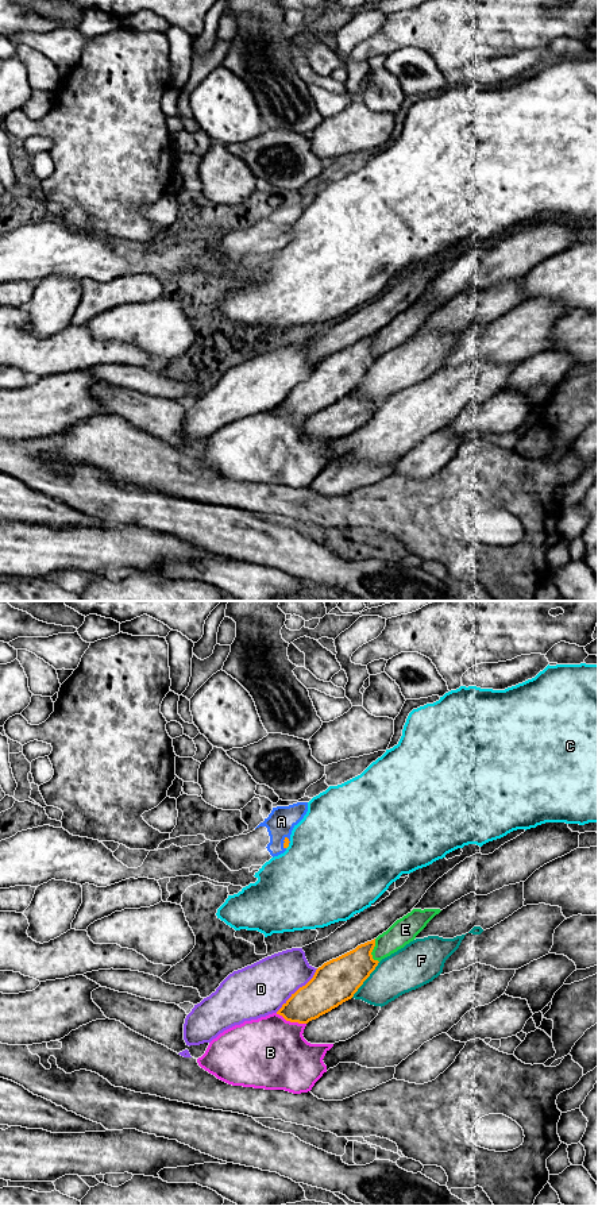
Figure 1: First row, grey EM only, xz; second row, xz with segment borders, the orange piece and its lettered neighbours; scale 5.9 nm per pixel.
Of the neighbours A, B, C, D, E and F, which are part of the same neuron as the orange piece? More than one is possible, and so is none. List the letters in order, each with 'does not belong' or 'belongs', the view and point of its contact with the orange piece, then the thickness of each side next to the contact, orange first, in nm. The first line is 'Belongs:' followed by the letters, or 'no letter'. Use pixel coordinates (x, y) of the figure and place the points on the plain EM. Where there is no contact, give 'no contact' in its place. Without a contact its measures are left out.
Belongs: A
A: belongs | xz (284, 238) | 30/160 nm
B: does not belong | xz (290, 416) | 220/420 nm
C: does not belong | xz (288, 241) | 30/500 nm
D: does not belong | xz (297, 385) | 260/320 nm
E: does not belong | xz (371, 346) | 240/150 nm
F: does not belong | xz (366, 373) | 260/260 nm

